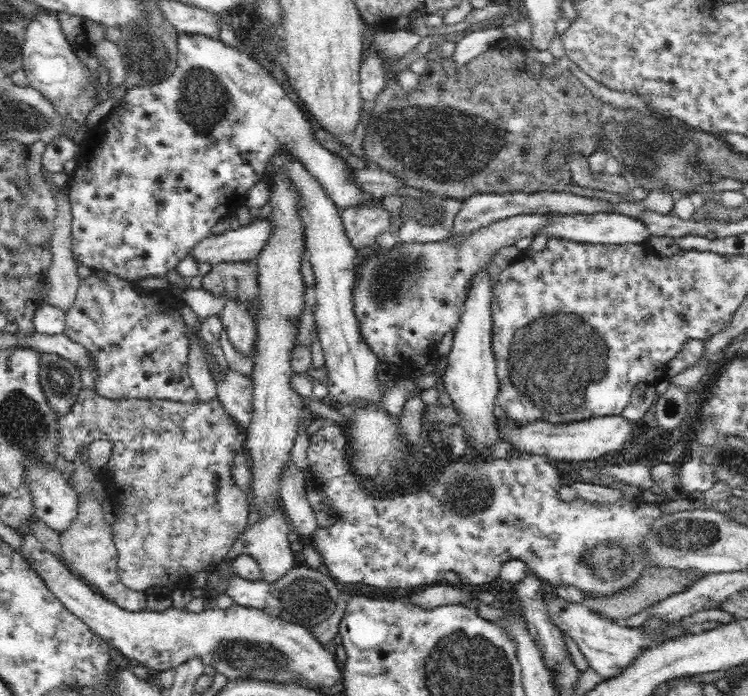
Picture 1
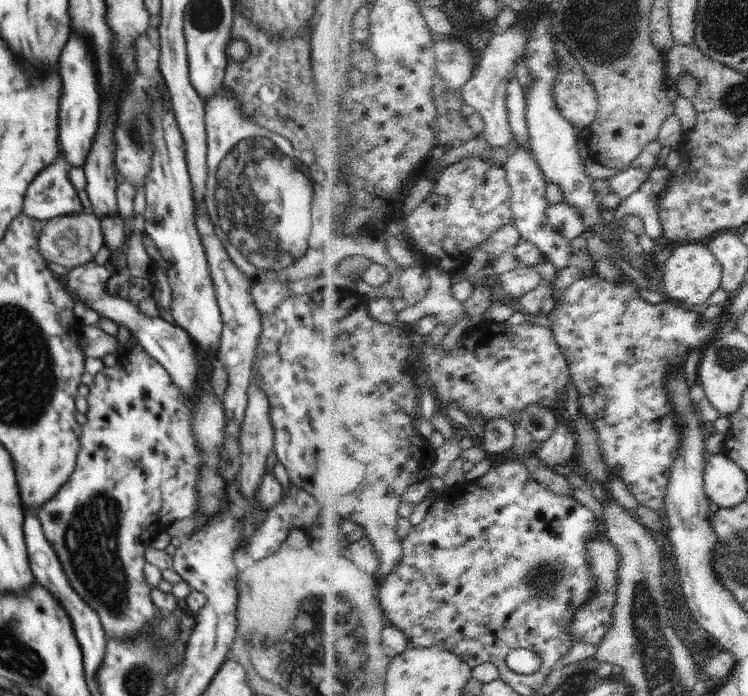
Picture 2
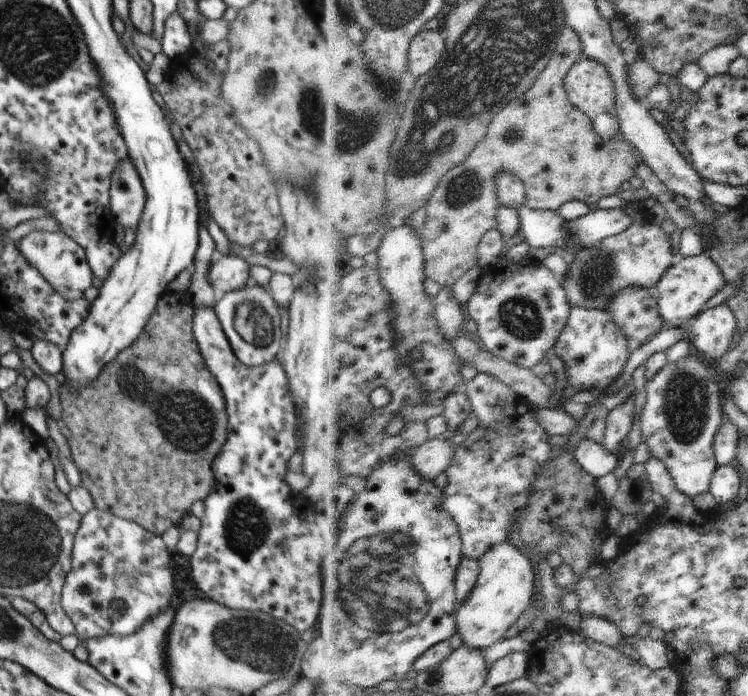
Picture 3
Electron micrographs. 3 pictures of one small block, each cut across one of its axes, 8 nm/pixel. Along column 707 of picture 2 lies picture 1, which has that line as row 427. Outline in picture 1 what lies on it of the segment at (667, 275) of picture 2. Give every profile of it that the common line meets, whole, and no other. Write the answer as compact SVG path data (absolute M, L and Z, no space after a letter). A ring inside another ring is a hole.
M273 167L267 176L267 182L270 186L270 214L267 217L269 231L267 232L266 242L262 245L262 250L252 261L257 272L257 293L253 304L255 337L251 344L253 365L248 376L252 385L252 410L248 422L243 427L246 438L245 454L250 469L250 482L246 486L247 504L250 504L249 510L254 508L256 520L250 522L248 528L238 535L235 543L229 548L227 559L240 553L249 554L259 570L259 578L266 584L274 584L298 567L296 554L290 547L292 546L292 543L290 543L290 520L286 509L282 508L280 492L282 492L282 482L284 482L286 470L293 462L292 448L296 446L296 440L300 436L300 428L307 425L312 418L308 409L309 401L296 389L294 382L294 348L300 345L298 344L301 330L300 318L304 316L308 302L312 301L312 298L308 285L306 285L304 271L302 271L309 254L309 247L306 245L306 221L304 221L304 212L306 212L305 194L301 192L299 184L295 182L295 178L291 176L286 167Z

